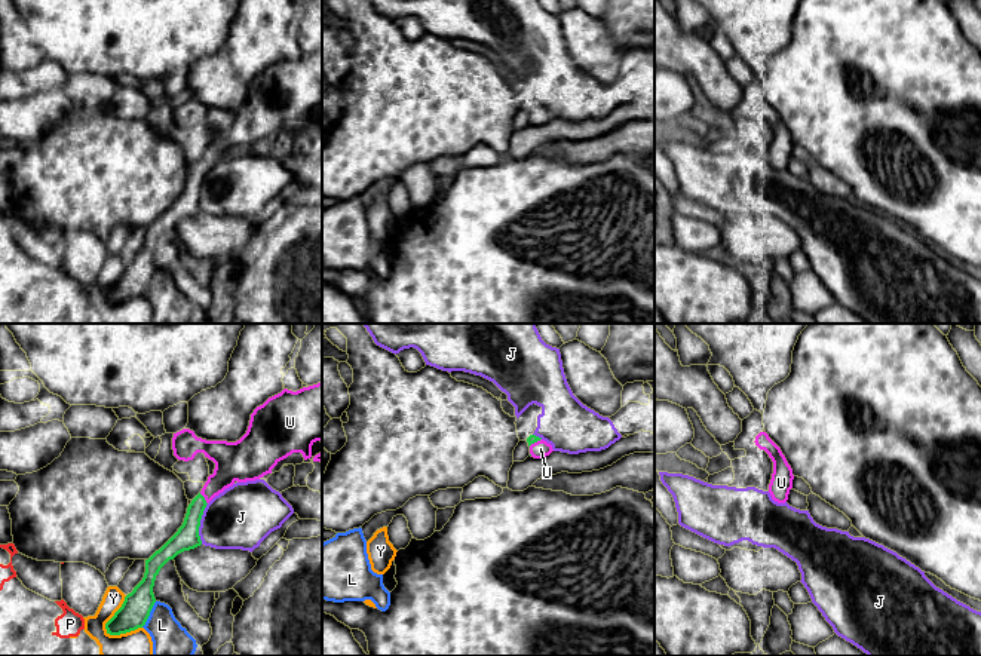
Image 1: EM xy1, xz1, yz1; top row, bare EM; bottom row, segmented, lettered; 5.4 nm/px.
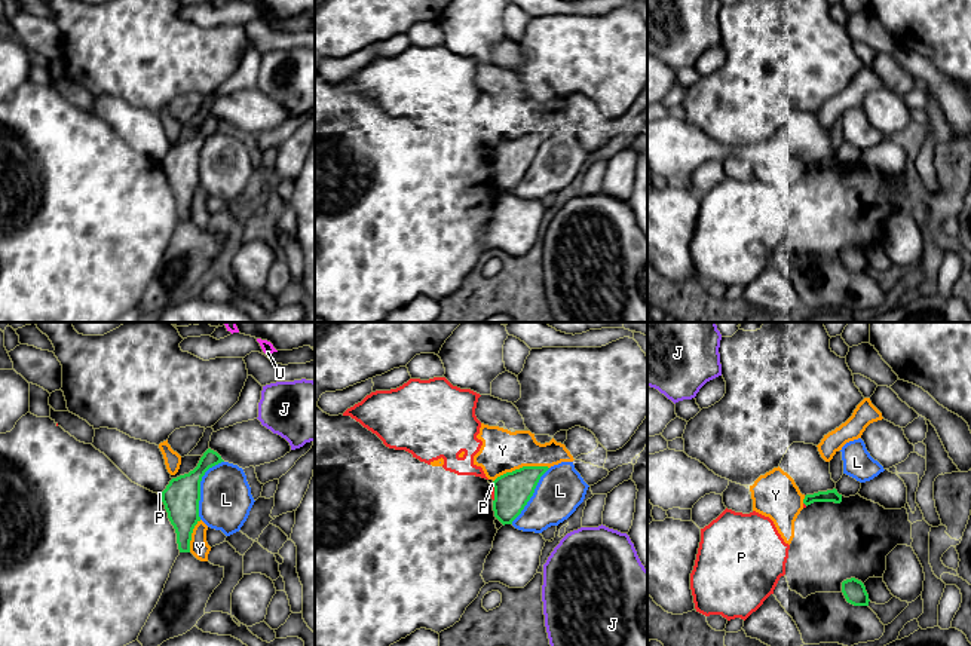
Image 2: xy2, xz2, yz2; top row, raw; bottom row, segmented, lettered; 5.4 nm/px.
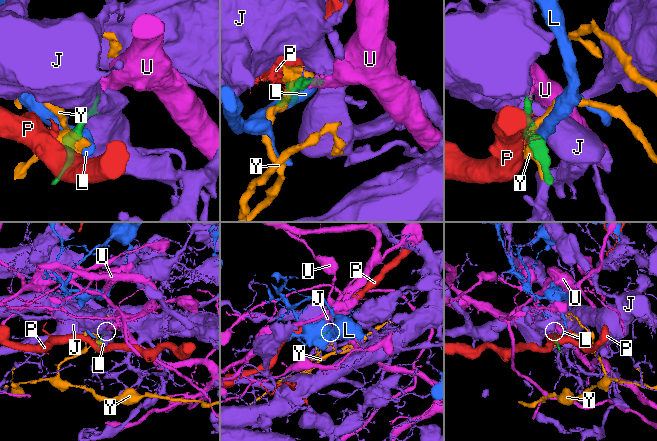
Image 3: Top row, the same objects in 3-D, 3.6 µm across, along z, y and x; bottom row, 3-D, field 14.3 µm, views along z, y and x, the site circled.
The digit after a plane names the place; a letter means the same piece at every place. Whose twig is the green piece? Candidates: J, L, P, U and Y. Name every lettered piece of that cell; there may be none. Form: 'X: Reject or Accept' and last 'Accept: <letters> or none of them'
J: Reject
L: Reject
P: Reject
U: Accept
Y: Reject
Accept: U

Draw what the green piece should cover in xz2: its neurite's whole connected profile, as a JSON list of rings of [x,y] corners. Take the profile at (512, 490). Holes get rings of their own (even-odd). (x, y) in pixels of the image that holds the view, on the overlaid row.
[[[523,466],[500,475],[493,481],[493,511],[494,517],[503,526],[512,524],[512,521],[521,514],[533,496],[540,477],[548,469],[548,466]]]

